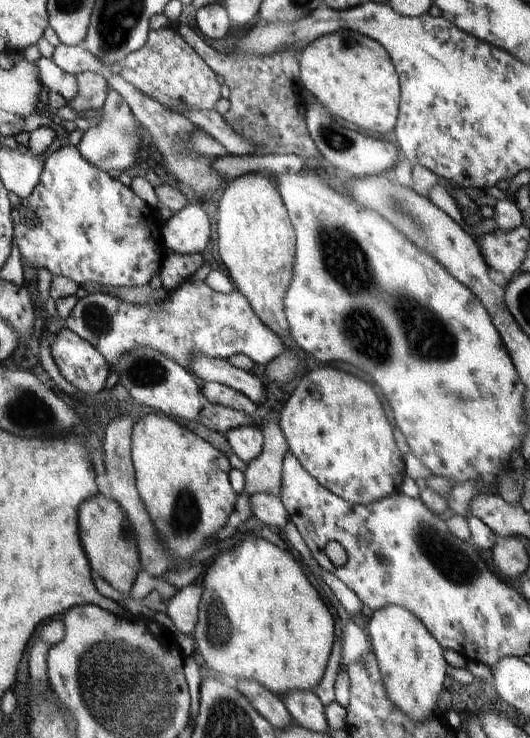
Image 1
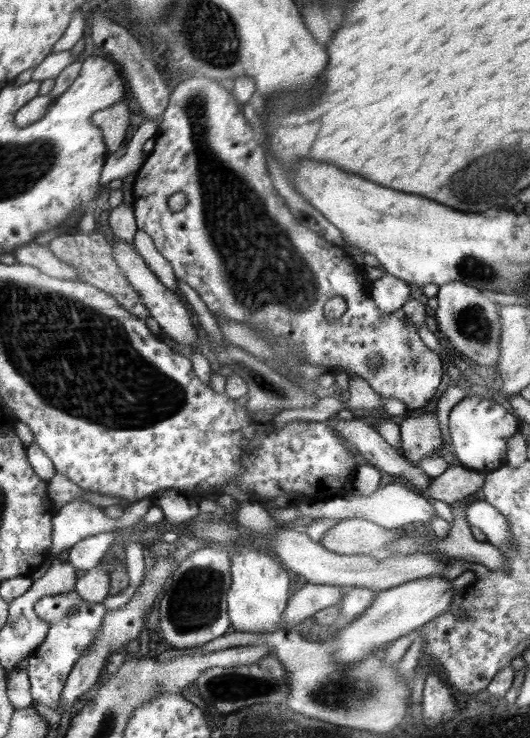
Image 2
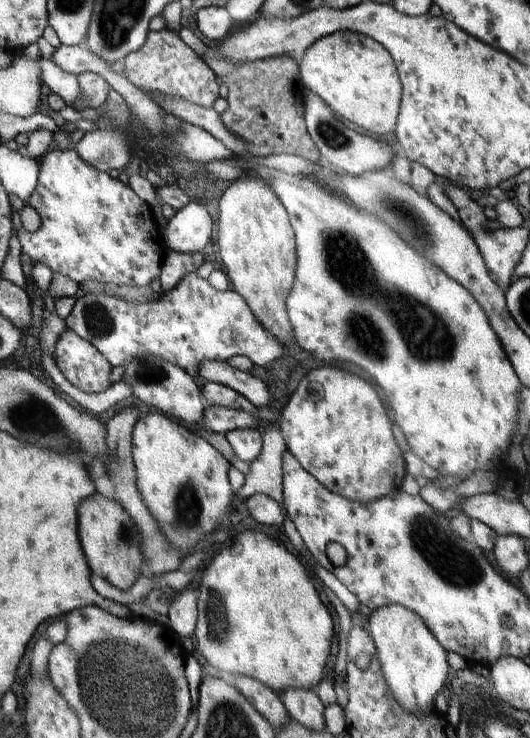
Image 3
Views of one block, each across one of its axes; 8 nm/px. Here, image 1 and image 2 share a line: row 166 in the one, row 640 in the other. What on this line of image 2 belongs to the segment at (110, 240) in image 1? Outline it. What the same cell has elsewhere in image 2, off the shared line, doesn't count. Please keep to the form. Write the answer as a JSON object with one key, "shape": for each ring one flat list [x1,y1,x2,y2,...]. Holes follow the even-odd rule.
{"shape":[[75,590,43,596,36,601,34,610,38,618,49,626,49,629,44,642,41,642,40,646,26,660,33,705,43,704,59,712,60,698,62,698,67,677,70,675,74,663,78,662,78,657,99,638,108,610,102,603,86,602],[72,608,78,608,76,613,70,611]]}

